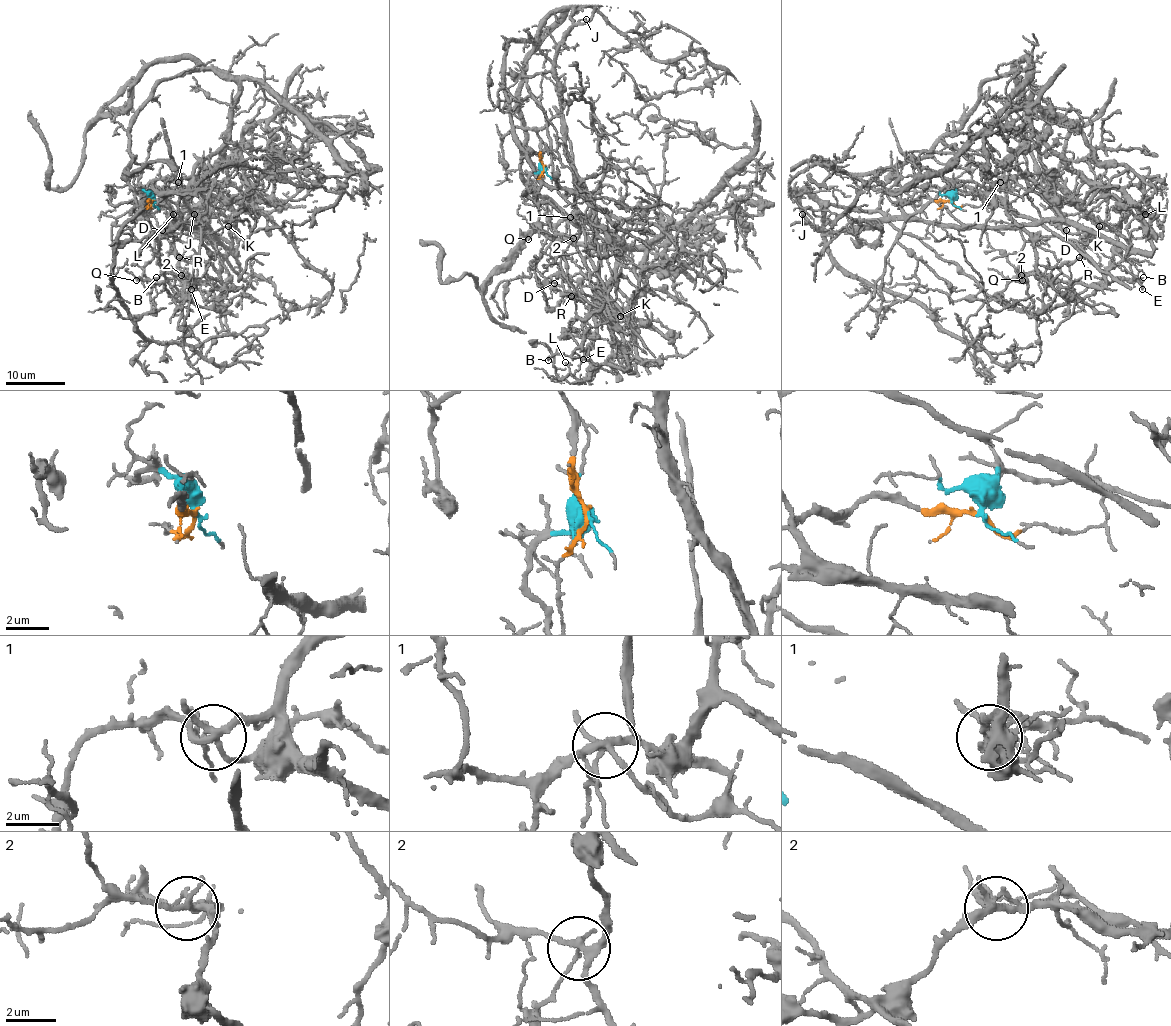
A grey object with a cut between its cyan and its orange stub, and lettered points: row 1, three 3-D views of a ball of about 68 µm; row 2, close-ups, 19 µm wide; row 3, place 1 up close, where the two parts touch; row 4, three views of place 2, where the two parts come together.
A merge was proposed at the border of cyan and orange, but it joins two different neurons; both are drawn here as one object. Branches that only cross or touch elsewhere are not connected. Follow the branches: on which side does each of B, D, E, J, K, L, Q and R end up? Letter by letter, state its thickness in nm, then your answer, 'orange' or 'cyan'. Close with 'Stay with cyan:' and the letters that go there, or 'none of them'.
B: calibre 110 nm; orange
D: calibre 160 nm; cyan
E: calibre 180 nm; cyan
J: calibre 80 nm; orange
K: calibre 120 nm; orange
L: calibre 130 nm; orange
Q: calibre 100 nm; orange
R: calibre 120 nm; cyan
Stay with cyan: D, E, R

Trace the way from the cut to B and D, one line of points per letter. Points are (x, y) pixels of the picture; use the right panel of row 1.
B: (950, 201), (917, 198), (899, 207), (950, 224), (1080, 223), (1126, 250), (1108, 272), (1109, 282), (1143, 278)
D: (950, 201), (957, 189), (1003, 199), (1009, 179), (1027, 177), (1047, 196), (1061, 217), (1059, 226), (1066, 230)

